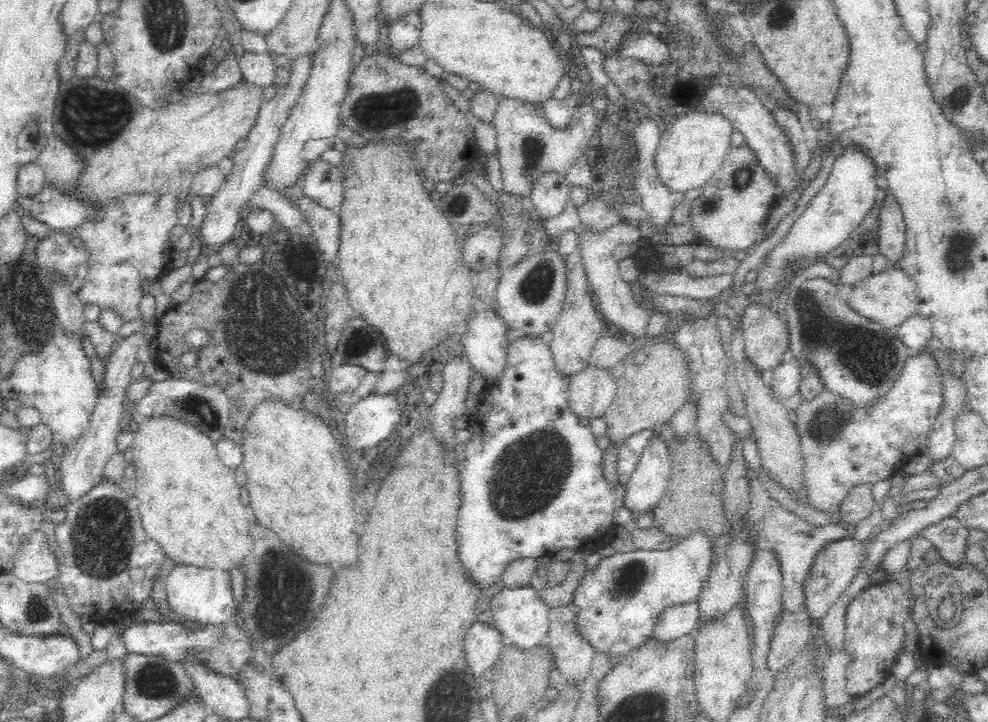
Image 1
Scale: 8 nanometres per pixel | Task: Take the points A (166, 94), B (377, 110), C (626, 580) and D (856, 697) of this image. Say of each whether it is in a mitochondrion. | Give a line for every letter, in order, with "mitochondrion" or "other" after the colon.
A: other
B: mitochondrion
C: mitochondrion
D: other

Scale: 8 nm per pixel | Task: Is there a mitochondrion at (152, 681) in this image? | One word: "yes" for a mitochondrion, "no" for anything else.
yes

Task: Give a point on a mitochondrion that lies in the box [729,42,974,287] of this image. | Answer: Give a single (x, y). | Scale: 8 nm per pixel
(958, 100)

